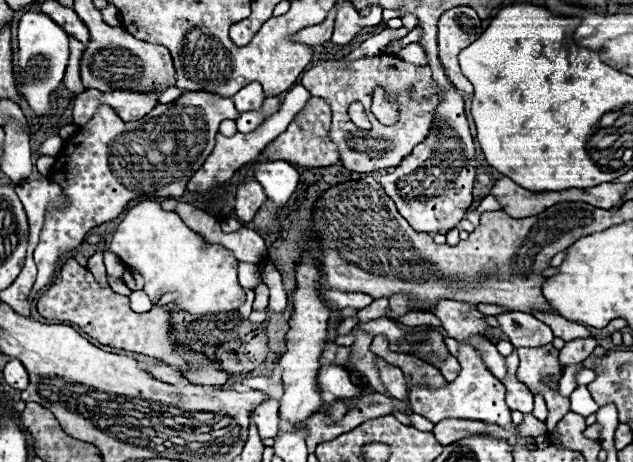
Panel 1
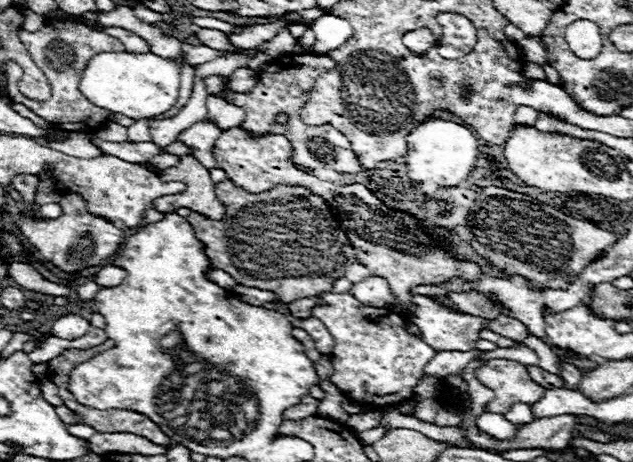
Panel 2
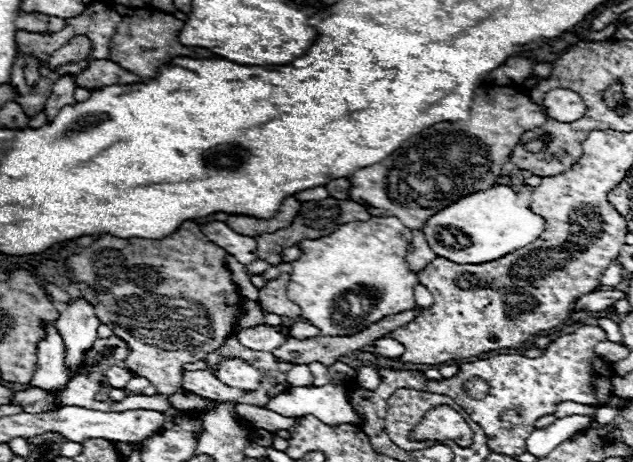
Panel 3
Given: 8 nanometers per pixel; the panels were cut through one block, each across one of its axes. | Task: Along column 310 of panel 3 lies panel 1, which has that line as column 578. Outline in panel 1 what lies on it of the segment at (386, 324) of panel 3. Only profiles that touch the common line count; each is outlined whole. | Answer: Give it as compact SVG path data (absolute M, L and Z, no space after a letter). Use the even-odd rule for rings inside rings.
M594 335L588 338L576 338L566 342L566 346L560 350L560 364L562 366L570 366L570 364L578 364L584 362L592 350L597 346L597 338Z

